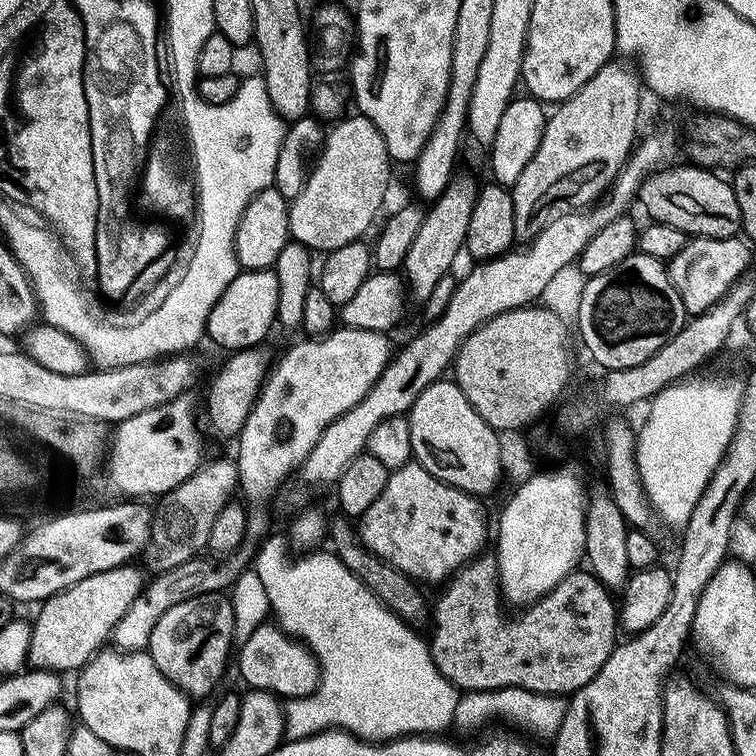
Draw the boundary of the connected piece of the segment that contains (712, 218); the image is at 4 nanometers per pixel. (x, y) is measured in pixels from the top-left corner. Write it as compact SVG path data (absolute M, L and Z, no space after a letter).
M691 162L677 163L644 177L640 183L638 204L648 211L649 221L674 226L681 234L706 239L730 239L741 231L738 198L719 171Z

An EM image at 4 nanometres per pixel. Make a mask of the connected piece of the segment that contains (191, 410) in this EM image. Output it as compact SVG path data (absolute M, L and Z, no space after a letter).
M185 394L174 398L168 404L163 404L160 408L152 408L146 415L134 416L130 420L119 421L118 427L120 428L117 432L114 432L114 439L110 444L110 464L111 468L107 471L111 485L122 488L124 494L130 498L144 498L140 496L160 496L163 497L165 494L169 494L175 491L176 487L182 482L186 482L188 478L195 471L198 471L200 466L204 464L206 455L204 455L204 440L196 433L196 400L192 397L192 394Z

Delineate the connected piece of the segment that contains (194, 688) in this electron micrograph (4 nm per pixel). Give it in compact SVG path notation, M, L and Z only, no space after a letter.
M215 595L203 597L201 604L195 599L178 602L178 606L170 606L162 618L158 618L158 626L154 626L150 641L150 655L158 666L158 670L171 684L175 684L185 696L208 696L220 684L224 671L228 668L228 655L232 652L232 642L235 637L234 614L227 599L222 600Z

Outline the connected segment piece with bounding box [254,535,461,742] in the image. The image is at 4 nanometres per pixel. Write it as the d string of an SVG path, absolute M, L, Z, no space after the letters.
M283 535L272 536L260 548L260 553L256 556L254 563L255 572L262 580L265 586L271 604L271 611L276 614L279 627L283 629L289 637L299 638L310 649L313 656L320 661L320 687L310 696L297 696L289 699L283 705L284 710L284 734L288 740L301 740L307 736L313 736L315 732L327 732L329 730L343 730L352 733L354 736L360 737L361 740L369 742L387 742L390 740L398 740L410 736L419 736L421 734L444 734L448 727L452 728L456 718L456 707L461 698L461 693L456 685L450 683L446 677L440 673L438 666L434 666L432 661L432 653L429 645L420 636L415 636L411 632L413 630L407 623L395 615L387 606L379 600L379 598L359 579L355 574L343 565L342 561L336 556L332 550L320 552L321 550L312 550L307 554L301 555L301 560L296 560L293 564L288 564L288 548Z

